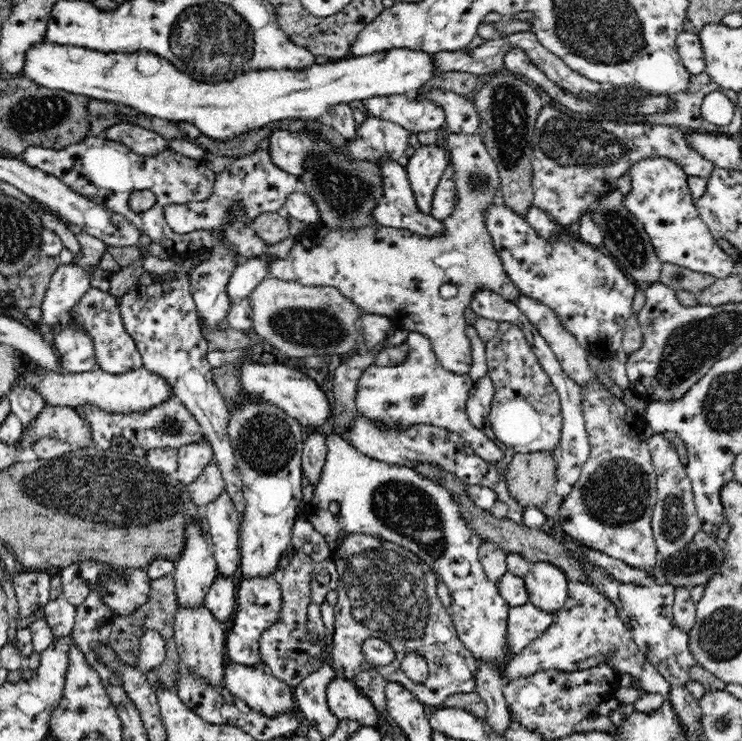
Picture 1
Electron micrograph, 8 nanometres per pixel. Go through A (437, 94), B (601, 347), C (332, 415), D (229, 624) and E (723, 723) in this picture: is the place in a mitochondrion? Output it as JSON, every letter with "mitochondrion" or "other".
{"A":"other","B":"other","C":"other","D":"other","E":"other"}

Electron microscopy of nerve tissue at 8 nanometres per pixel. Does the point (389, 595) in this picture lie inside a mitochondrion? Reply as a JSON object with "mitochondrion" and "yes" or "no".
{"mitochondrion":"yes"}

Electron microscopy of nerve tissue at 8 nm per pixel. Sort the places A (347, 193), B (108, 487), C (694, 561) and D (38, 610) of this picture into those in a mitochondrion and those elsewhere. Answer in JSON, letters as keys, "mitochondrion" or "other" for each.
{"A":"mitochondrion","B":"mitochondrion","C":"mitochondrion","D":"other"}

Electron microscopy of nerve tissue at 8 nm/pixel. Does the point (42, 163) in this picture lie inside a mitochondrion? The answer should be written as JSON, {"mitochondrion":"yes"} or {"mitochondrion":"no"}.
{"mitochondrion":"no"}

